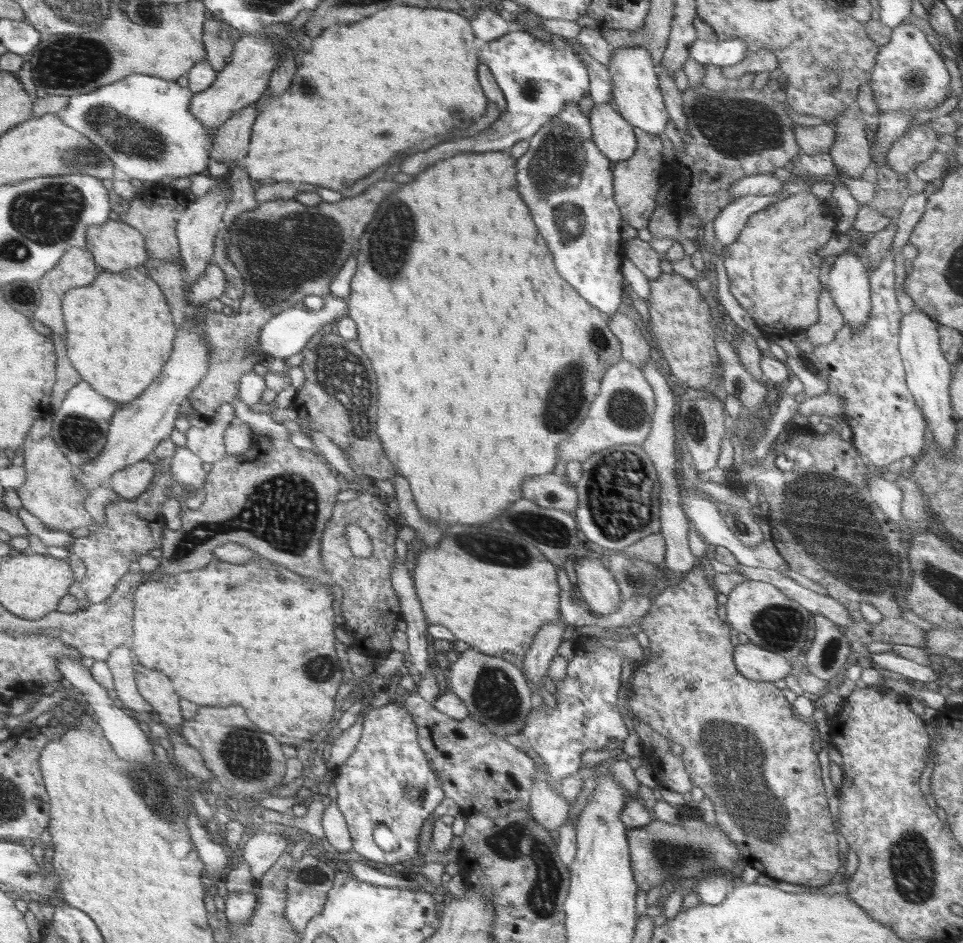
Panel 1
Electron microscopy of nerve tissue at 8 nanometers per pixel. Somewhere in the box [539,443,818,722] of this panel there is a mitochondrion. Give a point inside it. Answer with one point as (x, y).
(631, 517)

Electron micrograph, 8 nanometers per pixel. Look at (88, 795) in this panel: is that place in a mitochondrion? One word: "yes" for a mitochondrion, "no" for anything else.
no

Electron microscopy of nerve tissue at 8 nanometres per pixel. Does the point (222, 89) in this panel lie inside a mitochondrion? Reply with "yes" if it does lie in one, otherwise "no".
no

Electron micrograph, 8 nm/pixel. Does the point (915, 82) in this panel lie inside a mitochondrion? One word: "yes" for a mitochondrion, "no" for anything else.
yes

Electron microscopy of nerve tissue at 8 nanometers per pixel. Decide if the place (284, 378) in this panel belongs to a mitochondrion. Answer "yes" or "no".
no

